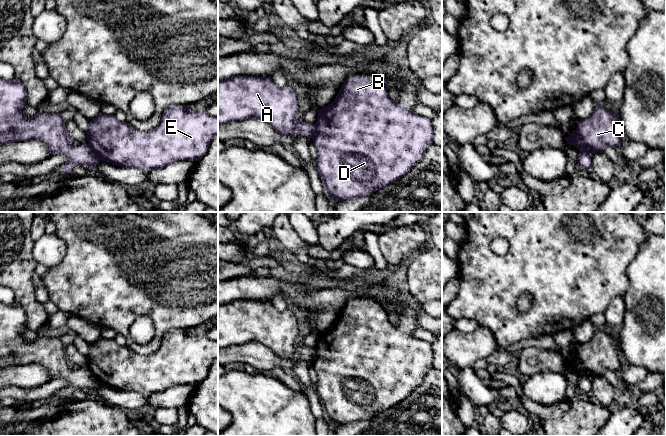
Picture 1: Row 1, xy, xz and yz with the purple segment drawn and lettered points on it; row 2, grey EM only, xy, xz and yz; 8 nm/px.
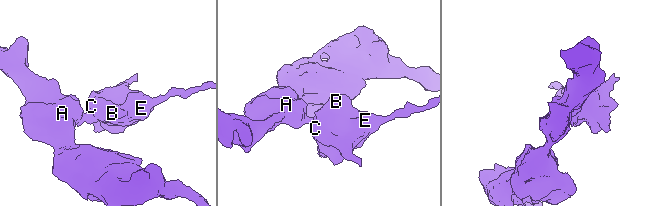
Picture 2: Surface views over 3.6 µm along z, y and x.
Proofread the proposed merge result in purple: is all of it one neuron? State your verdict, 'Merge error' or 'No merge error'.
Merge error

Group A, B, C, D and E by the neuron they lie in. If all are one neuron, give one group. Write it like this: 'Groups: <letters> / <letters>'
Groups: A / B C D E

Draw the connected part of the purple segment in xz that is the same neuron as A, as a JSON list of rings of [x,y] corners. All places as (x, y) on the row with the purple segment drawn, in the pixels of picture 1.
[[[237,76],[218,81],[218,124],[249,118],[268,123],[277,133],[313,138],[315,124],[298,121],[298,95],[291,84],[277,86],[271,77]]]

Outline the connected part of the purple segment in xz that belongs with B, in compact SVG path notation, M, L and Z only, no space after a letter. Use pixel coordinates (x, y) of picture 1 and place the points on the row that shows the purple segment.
M353 75L344 81L331 104L317 110L316 130L312 138L317 151L316 168L324 188L339 201L368 197L378 189L396 182L424 159L427 147L433 144L431 120L392 101L388 88L376 76Z

